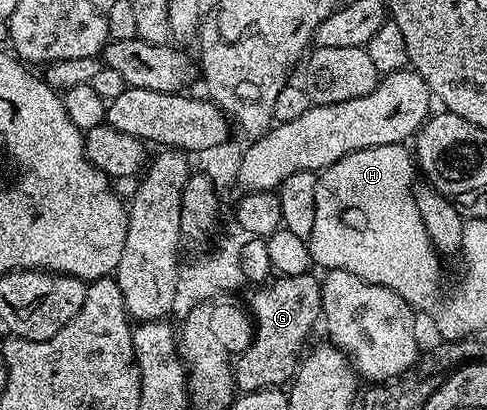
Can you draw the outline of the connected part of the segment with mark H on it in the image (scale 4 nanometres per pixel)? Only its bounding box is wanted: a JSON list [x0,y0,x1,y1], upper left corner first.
[308,144,442,309]

